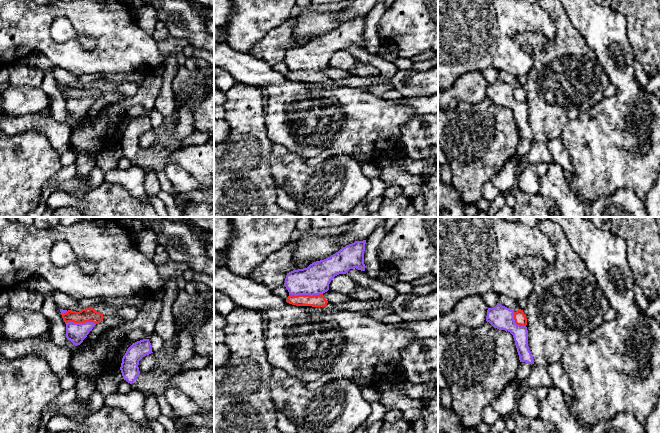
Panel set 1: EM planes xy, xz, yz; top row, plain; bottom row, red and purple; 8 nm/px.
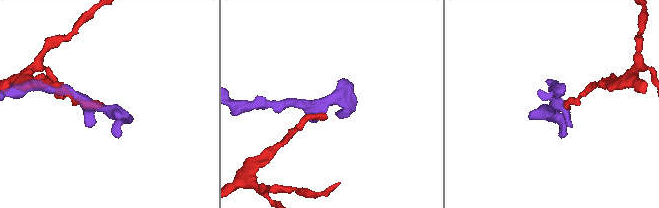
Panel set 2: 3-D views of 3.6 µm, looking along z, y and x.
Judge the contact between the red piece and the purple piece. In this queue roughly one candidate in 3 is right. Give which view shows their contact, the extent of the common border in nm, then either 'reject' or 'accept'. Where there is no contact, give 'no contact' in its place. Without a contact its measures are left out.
contact in xz; length 280 nm; reject

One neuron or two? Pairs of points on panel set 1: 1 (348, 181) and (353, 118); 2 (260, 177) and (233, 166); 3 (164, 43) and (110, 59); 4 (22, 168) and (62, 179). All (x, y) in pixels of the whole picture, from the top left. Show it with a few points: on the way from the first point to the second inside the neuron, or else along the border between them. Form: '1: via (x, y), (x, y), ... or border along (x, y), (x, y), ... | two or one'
1: border along (332, 155), (347, 154), (361, 164) | two
2: via (253, 177), (244, 177), (240, 173) | one
3: border along (152, 35), (162, 54), (162, 60), (156, 68) | two
4: border along (62, 166), (46, 182) | two

